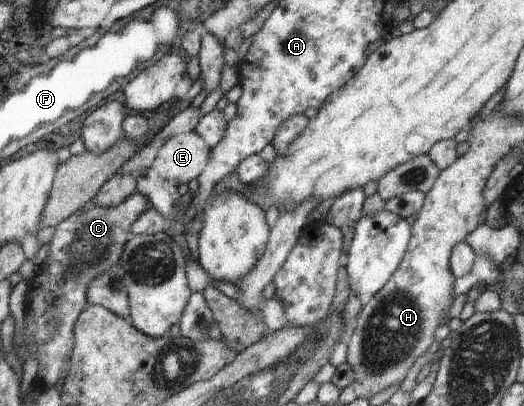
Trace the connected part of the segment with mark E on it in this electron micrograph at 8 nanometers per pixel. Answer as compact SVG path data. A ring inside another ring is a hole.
M194 130L168 138L160 148L153 168L174 186L190 183L205 170L210 147Z

